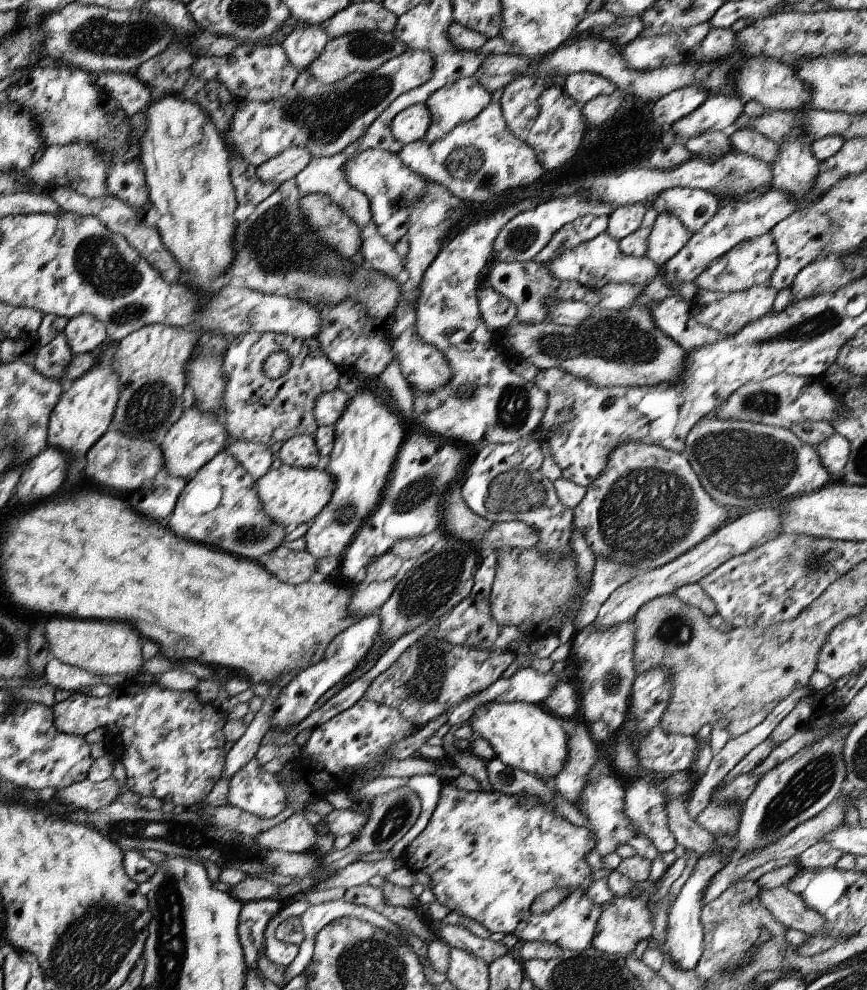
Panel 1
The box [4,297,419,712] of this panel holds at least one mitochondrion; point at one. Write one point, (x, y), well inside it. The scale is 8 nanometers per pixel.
(147, 409)

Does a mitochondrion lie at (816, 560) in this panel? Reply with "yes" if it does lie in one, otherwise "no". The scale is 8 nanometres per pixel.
yes

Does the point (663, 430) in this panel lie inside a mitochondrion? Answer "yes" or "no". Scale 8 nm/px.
no

